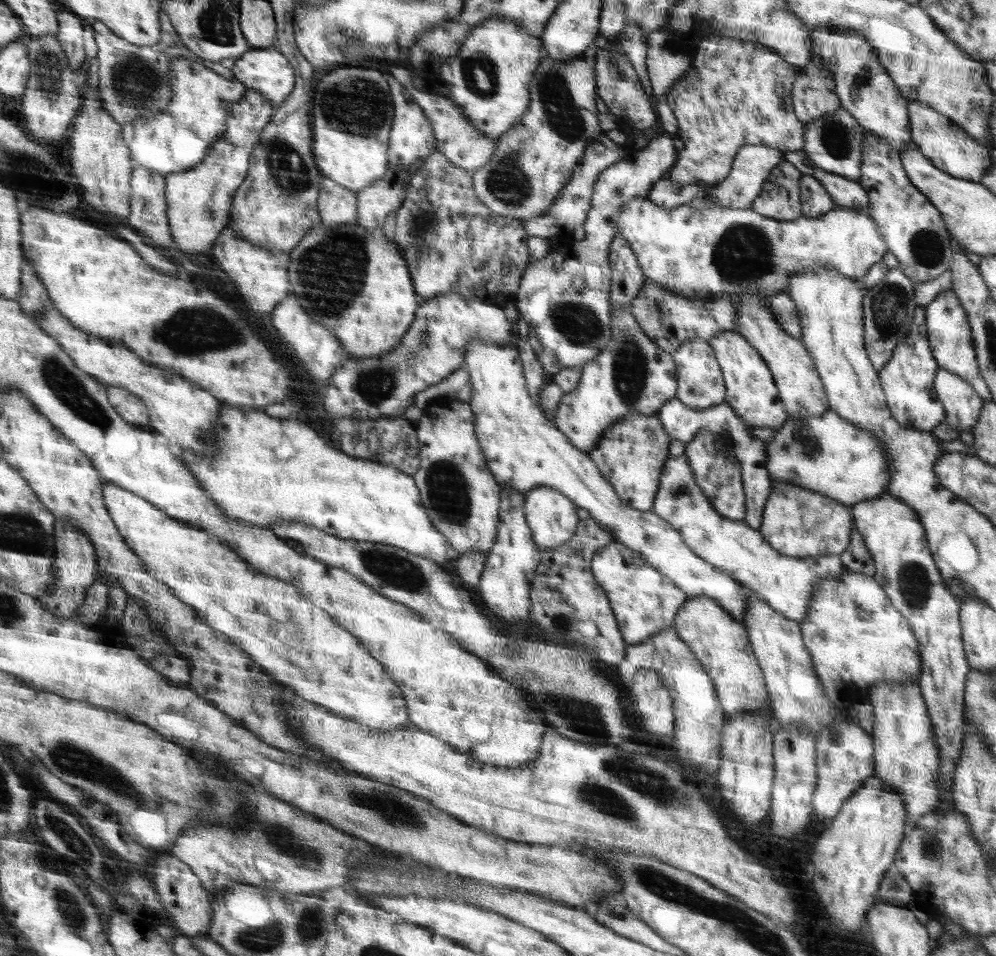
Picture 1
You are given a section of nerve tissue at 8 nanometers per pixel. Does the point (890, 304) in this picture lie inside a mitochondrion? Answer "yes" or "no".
yes

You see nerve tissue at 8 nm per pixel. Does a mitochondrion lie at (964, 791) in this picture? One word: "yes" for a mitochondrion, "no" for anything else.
no

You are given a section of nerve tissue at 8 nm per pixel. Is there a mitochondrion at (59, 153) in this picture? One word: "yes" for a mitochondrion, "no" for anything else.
no

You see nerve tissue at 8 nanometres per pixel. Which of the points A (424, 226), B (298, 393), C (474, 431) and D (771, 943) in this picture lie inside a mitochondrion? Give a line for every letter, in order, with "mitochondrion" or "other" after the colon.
A: mitochondrion
B: other
C: other
D: mitochondrion

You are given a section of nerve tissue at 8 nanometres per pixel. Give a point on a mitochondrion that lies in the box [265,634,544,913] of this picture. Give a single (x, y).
(391, 809)

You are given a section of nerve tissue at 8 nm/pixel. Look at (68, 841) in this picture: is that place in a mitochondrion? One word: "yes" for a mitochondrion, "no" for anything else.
yes

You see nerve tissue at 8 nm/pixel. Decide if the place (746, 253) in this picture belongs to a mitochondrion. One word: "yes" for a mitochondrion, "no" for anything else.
yes

